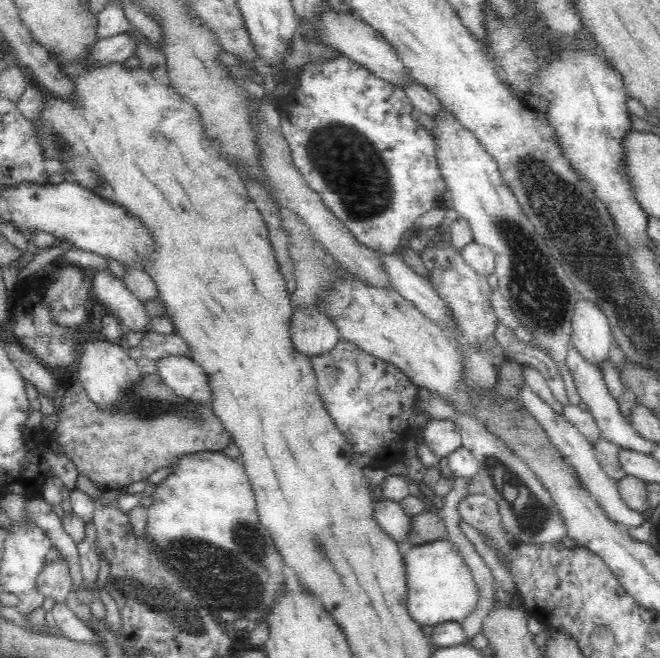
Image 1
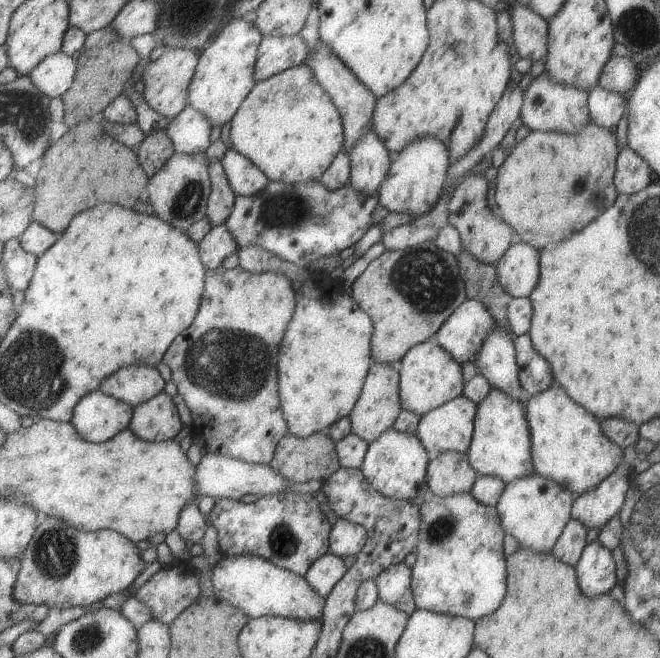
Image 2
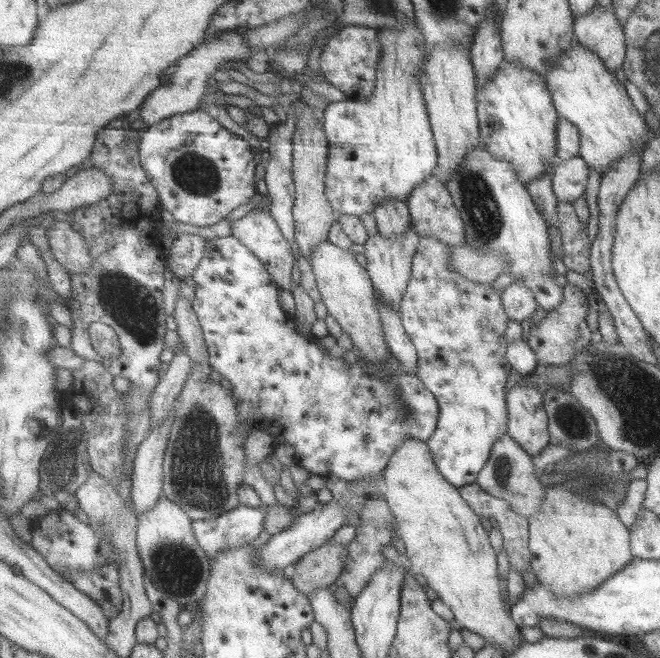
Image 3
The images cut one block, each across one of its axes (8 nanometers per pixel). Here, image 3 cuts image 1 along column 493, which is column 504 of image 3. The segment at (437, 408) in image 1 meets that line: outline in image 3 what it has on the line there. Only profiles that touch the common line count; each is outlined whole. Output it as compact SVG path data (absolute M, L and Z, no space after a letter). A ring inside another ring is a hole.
M507 433L495 440L490 450L488 460L476 476L479 488L491 496L507 501L515 513L525 518L539 513L545 486L539 482L541 473L534 470L532 456L523 451Z

